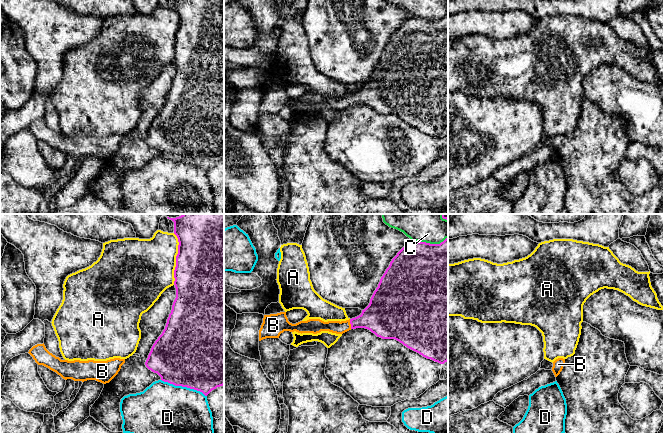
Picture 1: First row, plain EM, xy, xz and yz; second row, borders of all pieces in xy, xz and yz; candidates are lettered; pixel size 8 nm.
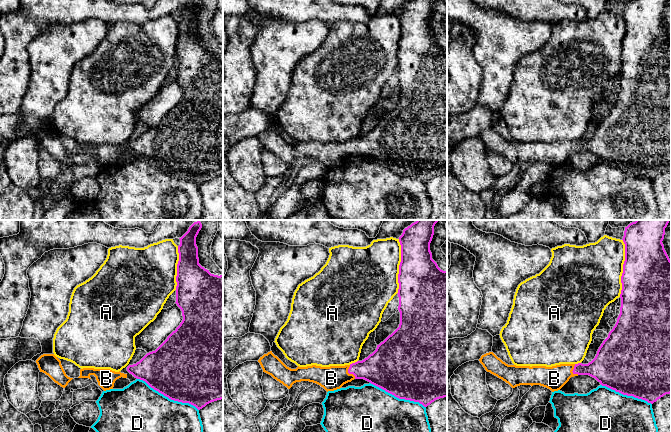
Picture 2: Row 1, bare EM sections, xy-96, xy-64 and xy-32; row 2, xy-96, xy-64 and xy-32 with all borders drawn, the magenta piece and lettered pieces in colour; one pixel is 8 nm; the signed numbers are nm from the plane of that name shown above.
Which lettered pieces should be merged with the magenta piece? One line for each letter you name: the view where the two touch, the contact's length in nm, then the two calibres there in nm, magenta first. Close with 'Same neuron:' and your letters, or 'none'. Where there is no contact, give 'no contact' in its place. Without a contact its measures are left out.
B: contact in xz; length 80 nm; calibres 280 and 100 nm
Same neuron: B

